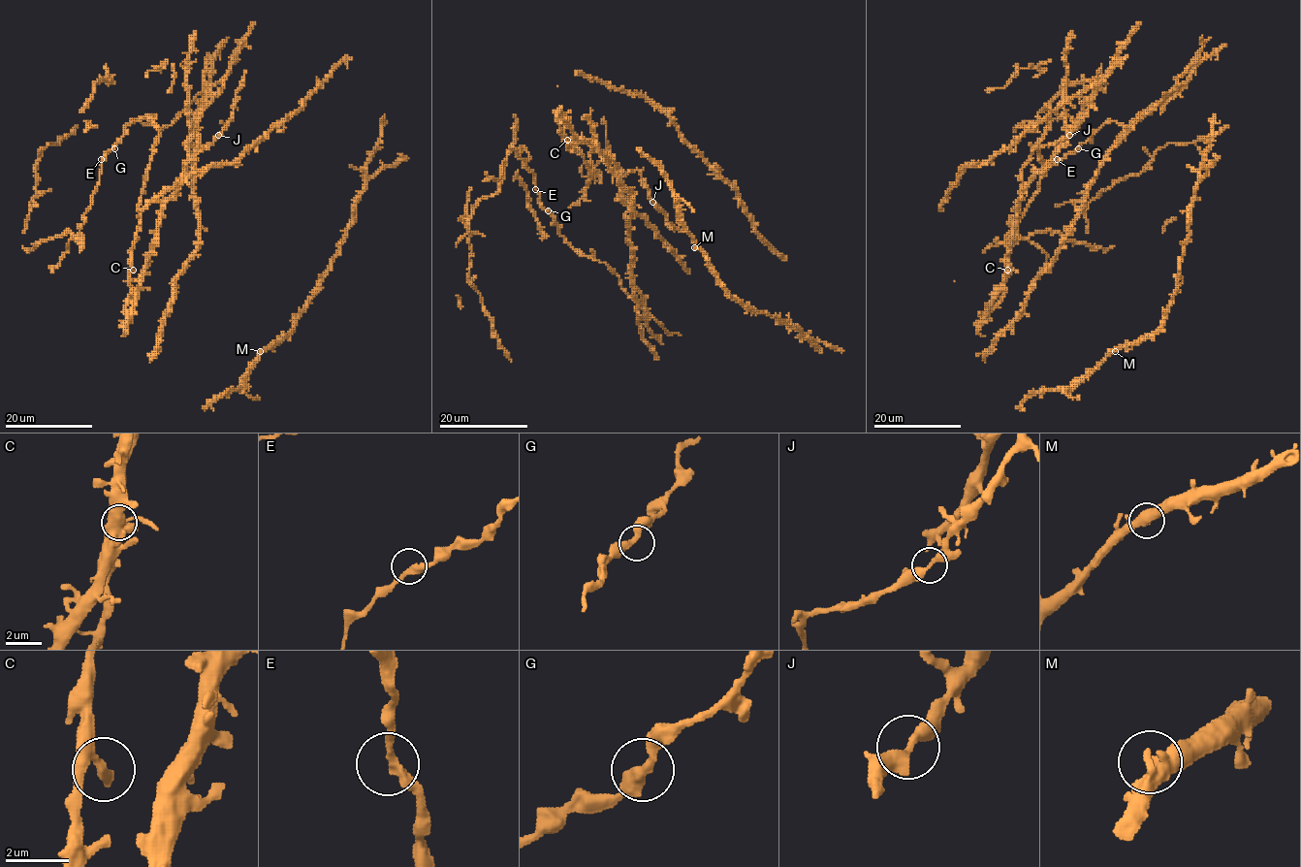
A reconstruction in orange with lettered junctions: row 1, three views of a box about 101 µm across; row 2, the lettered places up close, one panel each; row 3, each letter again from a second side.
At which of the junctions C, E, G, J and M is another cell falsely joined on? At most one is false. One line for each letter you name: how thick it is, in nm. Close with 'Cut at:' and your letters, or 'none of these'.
Cut at: none of these

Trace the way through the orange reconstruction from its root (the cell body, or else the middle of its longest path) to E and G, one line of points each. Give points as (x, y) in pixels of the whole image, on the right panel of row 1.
E: (1157, 106), (1163, 104), (1171, 94), (1167, 93), (1149, 106), (1128, 127), (1106, 121), (1073, 152), (1057, 159)
G: (1157, 106), (1163, 104), (1171, 94), (1167, 93), (1149, 106), (1128, 127), (1106, 121), (1078, 148)

